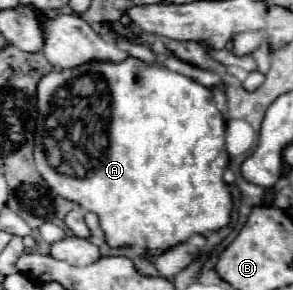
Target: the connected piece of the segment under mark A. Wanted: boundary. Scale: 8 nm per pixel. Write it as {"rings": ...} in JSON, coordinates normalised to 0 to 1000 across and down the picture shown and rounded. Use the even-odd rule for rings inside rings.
{"rings":[[[440,197],[420,217],[290,217],[256,238],[229,245],[181,245],[154,259],[133,293],[126,293],[126,369],[133,369],[133,403],[126,403],[126,452],[119,452],[119,569],[140,597],[140,610],[160,624],[174,659],[195,672],[256,693],[297,728],[317,728],[338,741],[345,790],[358,803],[358,838],[372,852],[420,852],[420,845],[468,845],[488,852],[495,886],[502,866],[556,866],[556,852],[584,852],[584,838],[625,838],[625,824],[645,824],[672,803],[720,803],[754,783],[768,783],[788,755],[795,728],[795,679],[782,666],[775,631],[761,624],[761,597],[782,562],[782,534],[768,521],[768,486],[754,493],[754,383],[727,355],[727,321],[720,307],[679,293],[672,279],[618,259],[618,252],[584,252],[556,224],[509,224],[474,203]],[[461,259],[481,272],[461,279]]]}

